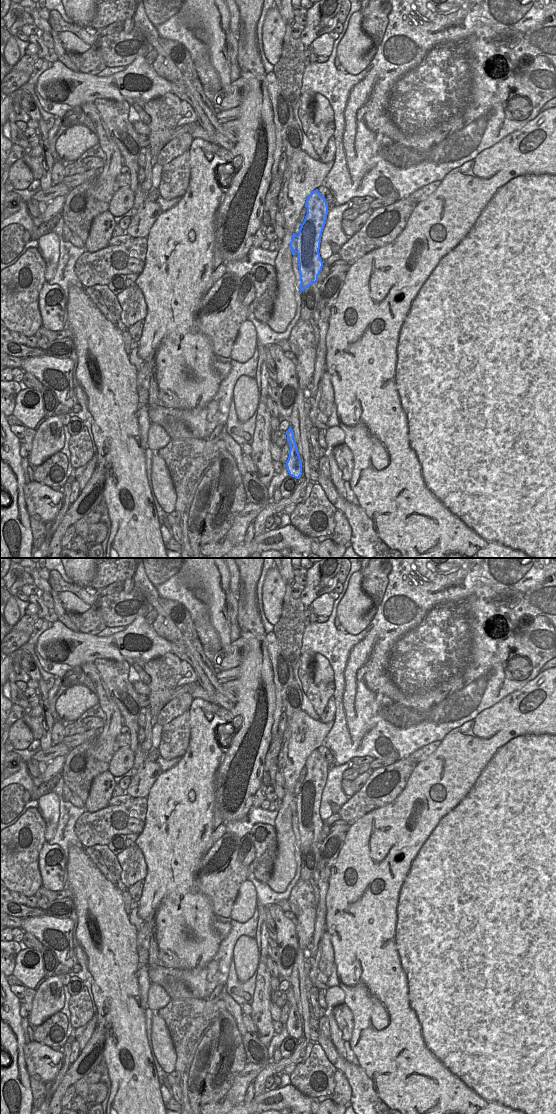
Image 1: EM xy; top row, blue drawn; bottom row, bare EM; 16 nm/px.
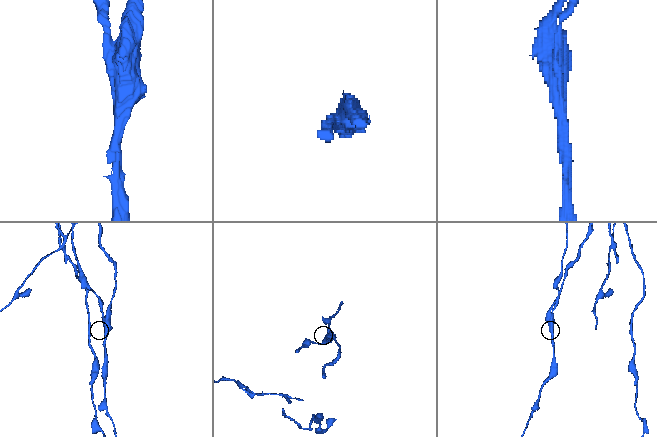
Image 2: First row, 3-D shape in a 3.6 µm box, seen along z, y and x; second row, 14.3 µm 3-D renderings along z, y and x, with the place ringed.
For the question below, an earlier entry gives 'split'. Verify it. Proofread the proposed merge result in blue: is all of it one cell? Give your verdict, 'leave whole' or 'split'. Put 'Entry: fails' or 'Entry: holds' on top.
Entry: holds
split

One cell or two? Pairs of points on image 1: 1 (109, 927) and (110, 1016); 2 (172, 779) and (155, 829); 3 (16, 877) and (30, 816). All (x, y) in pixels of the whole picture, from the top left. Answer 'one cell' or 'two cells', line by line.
1: one cell
2: one cell
3: one cell

